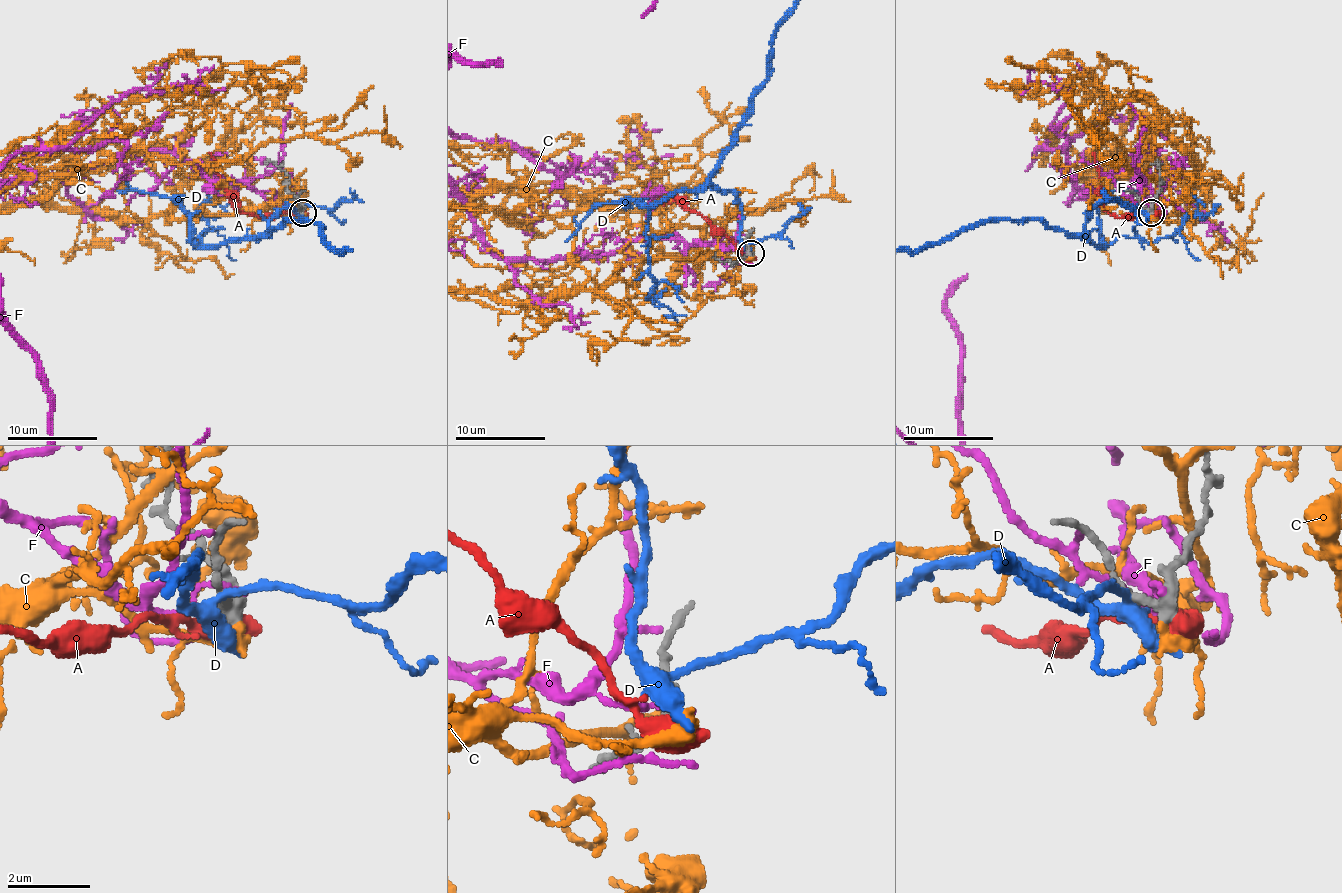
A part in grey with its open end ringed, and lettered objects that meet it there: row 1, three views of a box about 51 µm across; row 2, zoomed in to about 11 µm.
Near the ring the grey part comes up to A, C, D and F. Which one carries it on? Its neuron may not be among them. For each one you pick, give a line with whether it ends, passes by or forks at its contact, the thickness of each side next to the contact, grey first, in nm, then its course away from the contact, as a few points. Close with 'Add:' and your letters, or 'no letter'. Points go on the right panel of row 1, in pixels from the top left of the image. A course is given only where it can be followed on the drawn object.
C: it ends | 340/400 nm
Add: C

